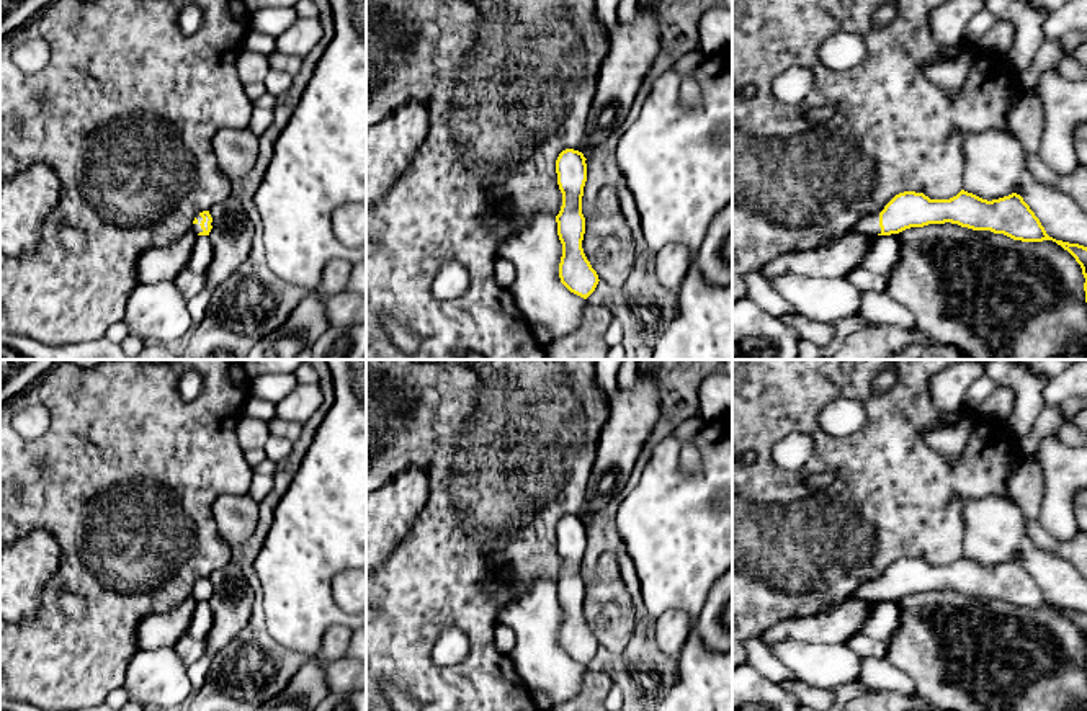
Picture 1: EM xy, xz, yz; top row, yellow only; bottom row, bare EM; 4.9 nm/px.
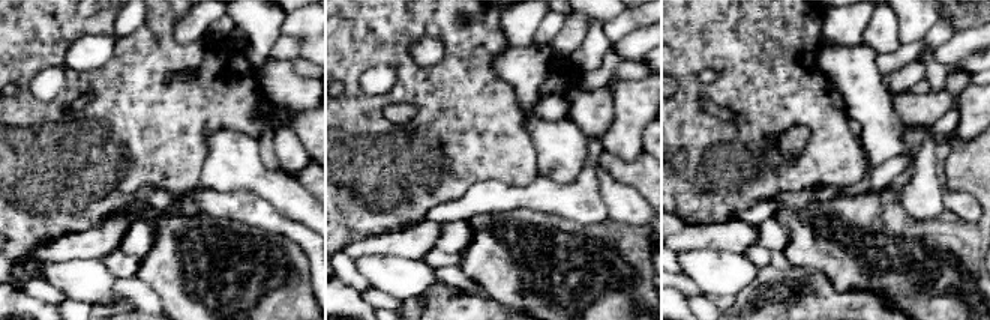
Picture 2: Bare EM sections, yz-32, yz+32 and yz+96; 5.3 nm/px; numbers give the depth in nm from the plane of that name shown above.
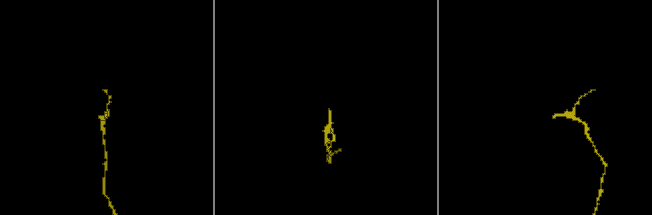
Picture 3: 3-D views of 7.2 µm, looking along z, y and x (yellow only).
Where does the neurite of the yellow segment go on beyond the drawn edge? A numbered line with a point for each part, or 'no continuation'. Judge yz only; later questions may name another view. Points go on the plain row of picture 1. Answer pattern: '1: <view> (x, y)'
1: yz (868, 592)

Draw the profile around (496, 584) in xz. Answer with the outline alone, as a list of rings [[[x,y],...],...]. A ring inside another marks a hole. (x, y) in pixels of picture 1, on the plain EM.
[[[495,572],[495,574],[489,575],[489,577],[485,577],[482,584],[484,584],[487,593],[502,595],[503,590],[512,587],[513,577],[505,575],[502,572]]]

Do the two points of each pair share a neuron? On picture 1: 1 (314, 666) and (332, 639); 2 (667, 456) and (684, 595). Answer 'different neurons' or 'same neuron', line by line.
1: different neurons
2: same neuron

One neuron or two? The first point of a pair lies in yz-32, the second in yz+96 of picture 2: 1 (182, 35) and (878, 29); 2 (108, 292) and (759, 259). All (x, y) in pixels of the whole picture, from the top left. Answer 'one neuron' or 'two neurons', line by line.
1: two neurons
2: two neurons

